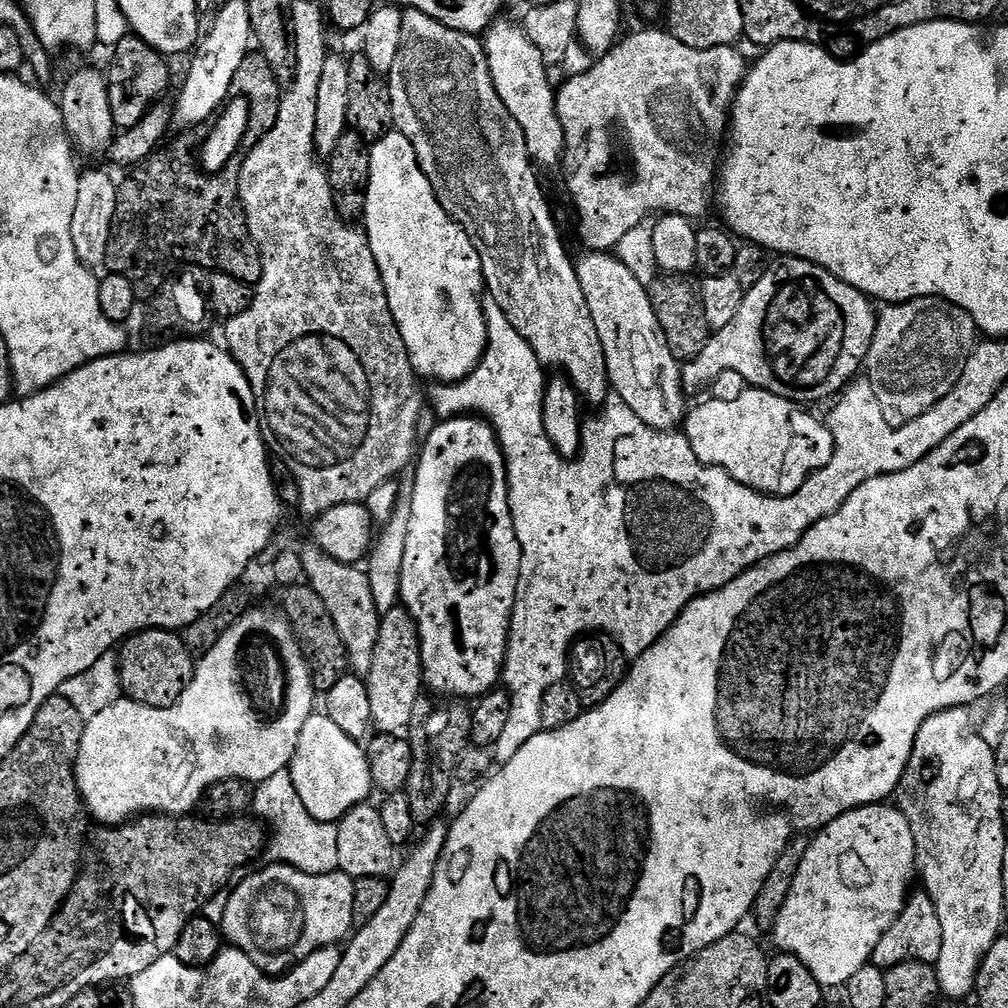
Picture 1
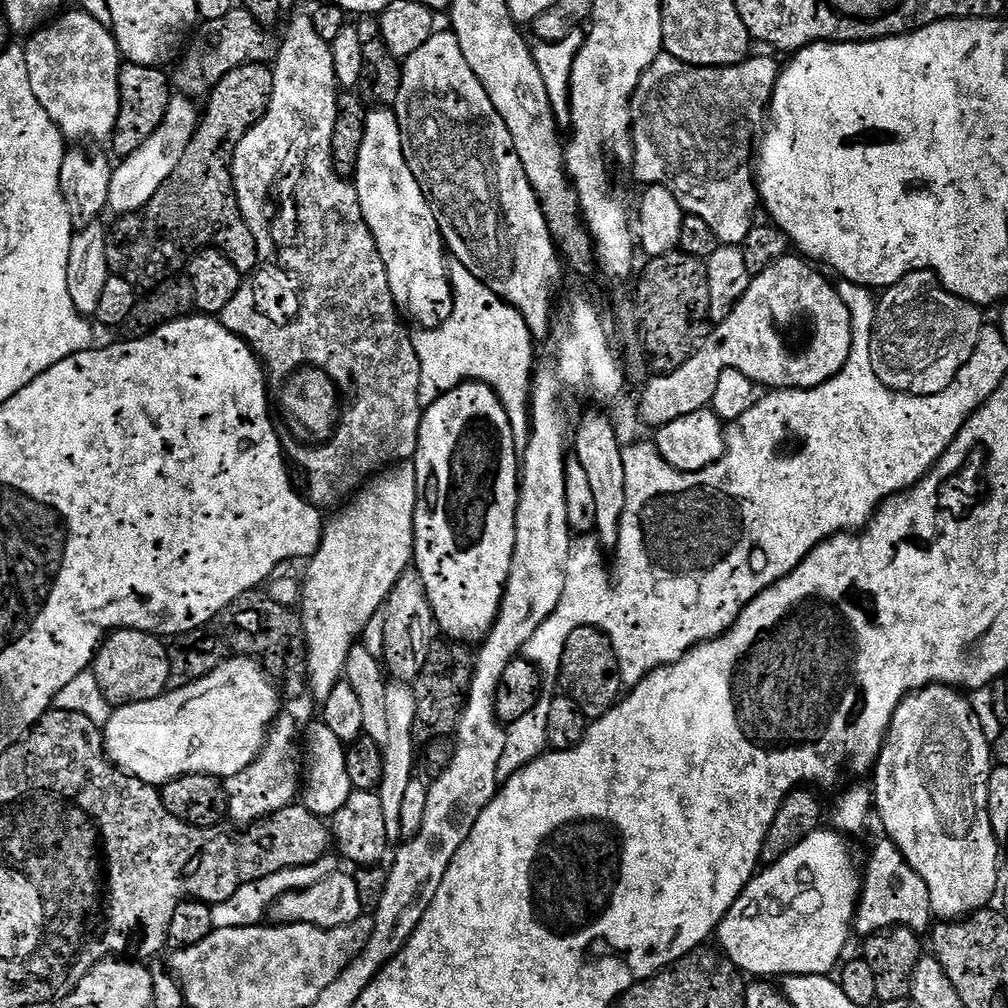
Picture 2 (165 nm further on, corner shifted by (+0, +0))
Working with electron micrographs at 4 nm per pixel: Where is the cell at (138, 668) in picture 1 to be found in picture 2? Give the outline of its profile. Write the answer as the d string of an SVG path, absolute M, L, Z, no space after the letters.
M117 628L109 631L95 649L90 671L98 678L102 694L106 694L106 698L114 706L146 702L169 691L170 661L165 641L136 628Z

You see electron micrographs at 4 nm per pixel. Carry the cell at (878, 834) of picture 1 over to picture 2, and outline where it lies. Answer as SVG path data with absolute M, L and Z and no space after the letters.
M817 830L810 834L810 838L798 842L798 846L778 858L778 862L767 865L763 871L753 876L734 906L722 918L718 929L719 951L741 973L752 978L822 976L831 973L831 968L835 969L841 963L840 955L848 944L848 935L853 935L854 932L862 876L858 868L856 872L856 864L848 853L848 844L844 841L847 839L835 830L824 831Z

